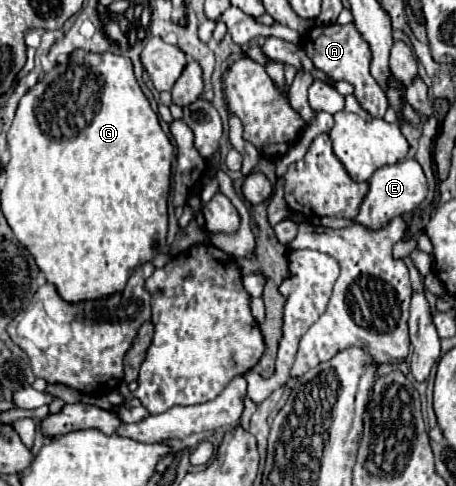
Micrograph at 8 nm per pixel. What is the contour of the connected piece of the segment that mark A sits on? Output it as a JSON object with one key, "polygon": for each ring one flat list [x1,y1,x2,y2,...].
{"polygon":[[354,23,348,25,318,25,308,31,306,39,302,35,300,45,308,51,308,57,314,61,318,69,322,69,328,77,332,79,344,79,354,85,354,95,362,109,366,109,372,117,384,117,388,109,388,95,386,91,378,85,378,81,370,73,370,63,372,63,372,51,368,43,364,43,364,37,356,31]]}

